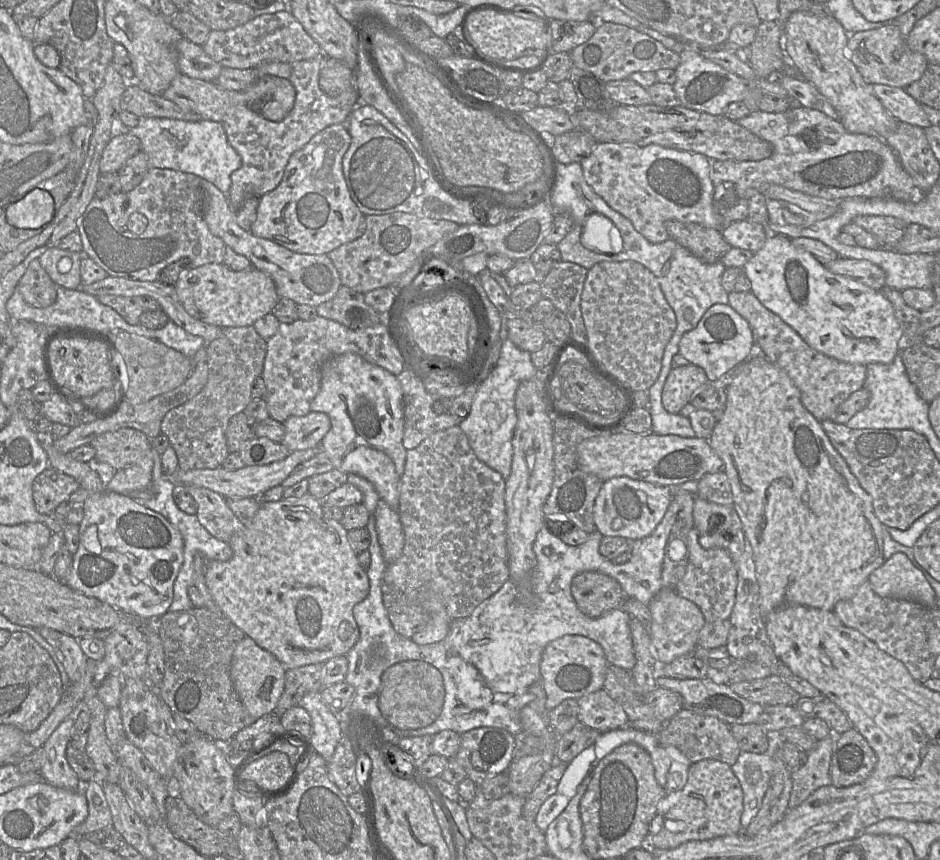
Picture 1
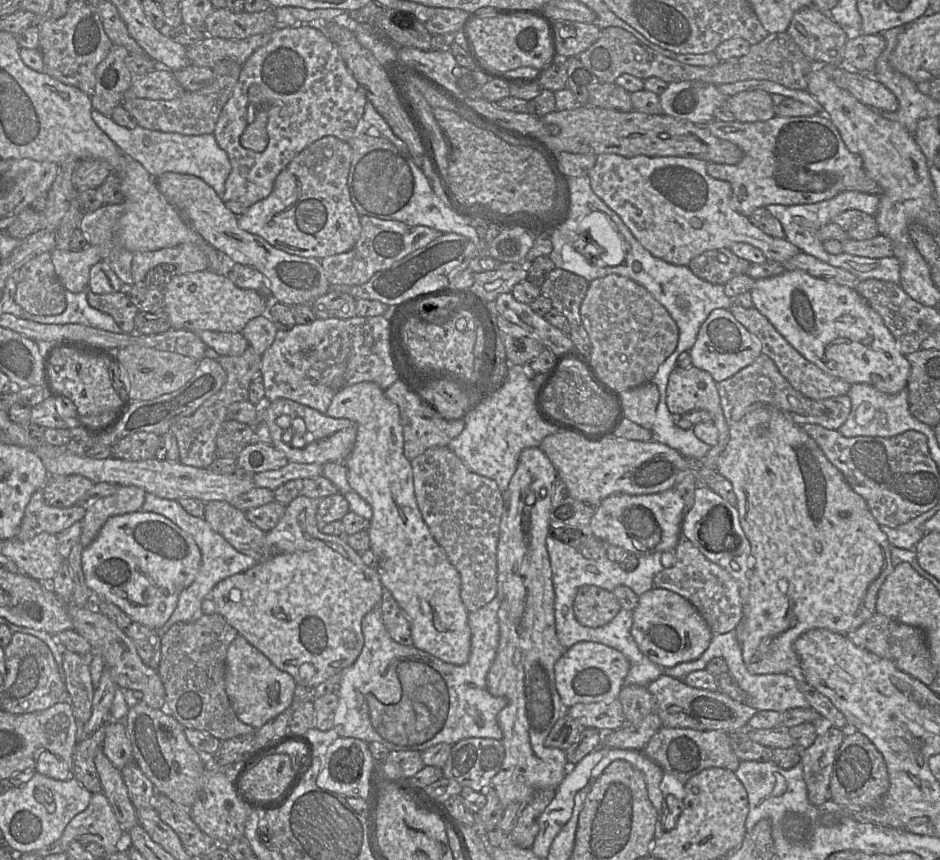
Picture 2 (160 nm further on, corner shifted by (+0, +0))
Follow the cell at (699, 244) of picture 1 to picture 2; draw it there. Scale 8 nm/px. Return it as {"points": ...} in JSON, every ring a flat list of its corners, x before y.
{"points":[[721,248,708,250,694,257,688,267,702,280,725,285,733,277,745,274,750,264,736,256,729,248]]}

